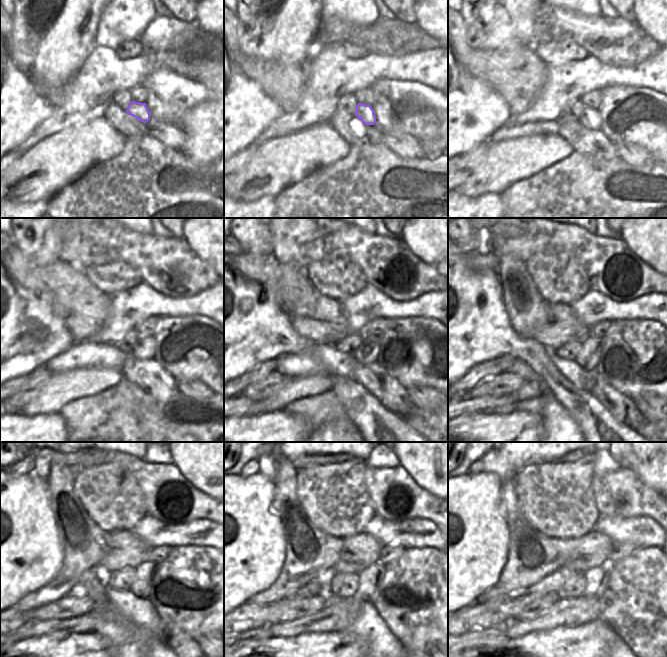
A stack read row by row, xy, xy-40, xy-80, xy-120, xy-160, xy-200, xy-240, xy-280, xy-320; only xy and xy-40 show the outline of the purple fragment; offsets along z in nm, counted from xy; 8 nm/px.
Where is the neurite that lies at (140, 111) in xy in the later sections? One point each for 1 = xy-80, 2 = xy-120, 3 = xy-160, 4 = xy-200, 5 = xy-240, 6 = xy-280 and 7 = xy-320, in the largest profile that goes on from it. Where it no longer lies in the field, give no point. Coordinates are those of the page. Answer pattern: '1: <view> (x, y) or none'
1: xy-80 (590, 118)
2: xy-120 (144, 347)
3: xy-160 (367, 352)
4: xy-200 (589, 355)
5: xy-240 (145, 571)
6: xy-280 (369, 580)
7: xy-320 (596, 578)

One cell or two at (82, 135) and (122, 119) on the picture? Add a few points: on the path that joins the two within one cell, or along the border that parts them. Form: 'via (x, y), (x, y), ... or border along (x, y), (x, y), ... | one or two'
border along (103, 117), (125, 139) | two

